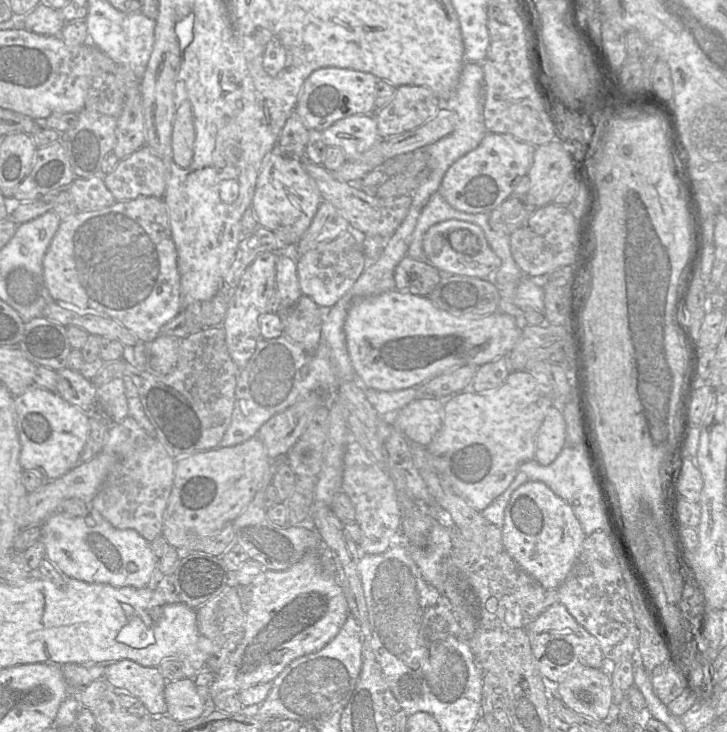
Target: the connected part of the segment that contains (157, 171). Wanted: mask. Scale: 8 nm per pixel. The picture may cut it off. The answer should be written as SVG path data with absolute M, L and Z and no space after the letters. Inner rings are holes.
M143 146L120 160L104 183L116 202L138 197L162 197L166 190L165 166L148 147Z

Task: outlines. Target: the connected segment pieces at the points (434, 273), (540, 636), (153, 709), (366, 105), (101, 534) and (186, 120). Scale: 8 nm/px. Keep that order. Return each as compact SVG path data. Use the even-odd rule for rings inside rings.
M406 255L394 270L395 289L411 294L427 296L439 283L442 273L429 262Z
M560 602L547 608L530 627L530 645L537 668L545 681L559 684L565 680L575 667L583 665L595 669L602 669L604 656L597 639L582 627Z
M123 659L105 665L105 680L112 688L119 688L138 698L150 715L166 715L164 689L167 681L158 667L143 667Z
M321 67L304 81L295 110L308 130L322 132L340 119L370 113L375 108L377 81L378 78L369 72Z
M91 507L86 516L52 514L41 525L39 540L45 545L46 558L68 578L114 587L155 587L156 557L150 542L133 529L114 528Z
M184 101L176 111L172 132L173 159L182 168L192 161L195 135L192 108L190 102Z

